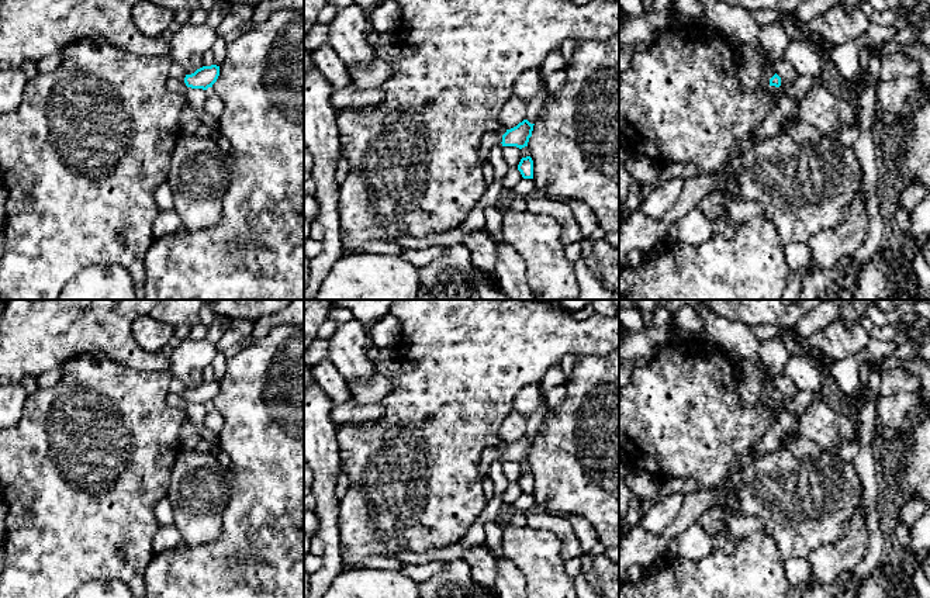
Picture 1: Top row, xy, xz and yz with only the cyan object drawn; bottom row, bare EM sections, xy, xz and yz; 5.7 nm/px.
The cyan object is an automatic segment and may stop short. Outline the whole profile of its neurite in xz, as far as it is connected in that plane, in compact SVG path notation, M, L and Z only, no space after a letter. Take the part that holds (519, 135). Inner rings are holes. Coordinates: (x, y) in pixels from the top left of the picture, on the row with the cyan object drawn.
M523 120L516 127L507 129L502 135L502 146L516 146L519 149L528 146L533 125L535 124L530 124L528 120Z

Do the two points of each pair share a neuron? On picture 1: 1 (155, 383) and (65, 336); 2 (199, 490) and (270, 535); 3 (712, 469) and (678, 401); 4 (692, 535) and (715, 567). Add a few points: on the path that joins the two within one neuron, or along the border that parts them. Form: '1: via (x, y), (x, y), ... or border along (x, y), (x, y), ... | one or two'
1: border along (65, 362), (85, 353), (106, 353), (125, 366) | two
2: border along (232, 473), (232, 494), (215, 538) | two
3: via (712, 452), (709, 439), (691, 418) | one
4: border along (737, 541), (730, 552), (676, 559) | two

